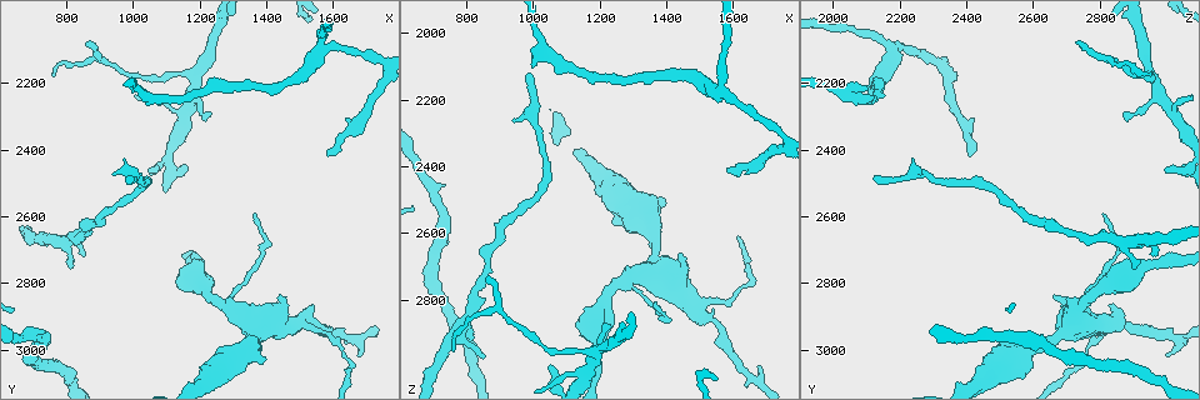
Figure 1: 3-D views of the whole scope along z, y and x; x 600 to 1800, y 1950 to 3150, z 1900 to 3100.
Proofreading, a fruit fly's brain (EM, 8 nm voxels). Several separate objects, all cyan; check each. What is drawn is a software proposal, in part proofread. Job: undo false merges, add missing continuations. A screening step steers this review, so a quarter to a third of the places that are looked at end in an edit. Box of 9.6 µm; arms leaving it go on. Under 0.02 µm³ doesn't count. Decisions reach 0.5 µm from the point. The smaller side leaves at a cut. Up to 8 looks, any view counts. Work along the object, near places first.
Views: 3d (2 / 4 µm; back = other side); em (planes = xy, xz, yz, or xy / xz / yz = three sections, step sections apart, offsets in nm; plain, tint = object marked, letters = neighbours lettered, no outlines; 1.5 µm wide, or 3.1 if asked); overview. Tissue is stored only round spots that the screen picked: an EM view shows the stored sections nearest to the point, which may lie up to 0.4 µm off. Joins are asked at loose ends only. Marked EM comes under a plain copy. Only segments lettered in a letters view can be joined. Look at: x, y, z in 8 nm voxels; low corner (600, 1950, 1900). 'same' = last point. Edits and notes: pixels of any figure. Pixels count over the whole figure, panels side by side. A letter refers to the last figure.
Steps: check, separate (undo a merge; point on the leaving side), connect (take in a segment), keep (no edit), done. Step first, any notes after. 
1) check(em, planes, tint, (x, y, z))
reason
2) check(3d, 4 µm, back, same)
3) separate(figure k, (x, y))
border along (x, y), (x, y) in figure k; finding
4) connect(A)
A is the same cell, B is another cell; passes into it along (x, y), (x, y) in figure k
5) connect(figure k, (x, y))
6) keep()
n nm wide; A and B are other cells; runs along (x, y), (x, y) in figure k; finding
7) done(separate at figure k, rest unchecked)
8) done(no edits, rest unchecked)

check(em, planes, letters, (1270, 2860, 2750))
narrows sharply

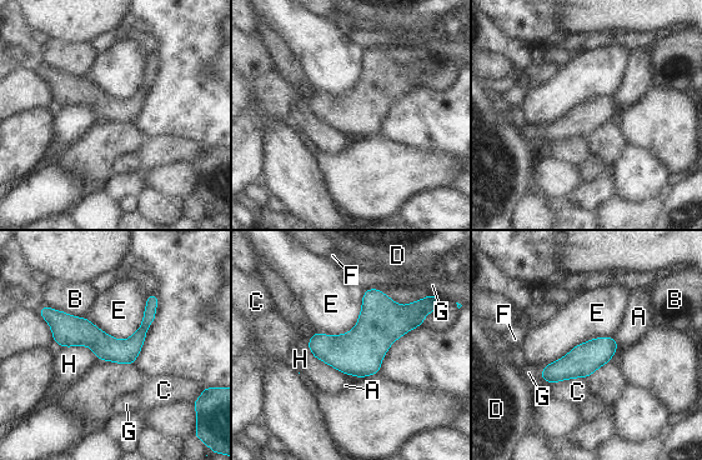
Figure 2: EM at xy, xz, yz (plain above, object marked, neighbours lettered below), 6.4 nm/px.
keep()
160 nm wide; A, B, C, D, E, F, G and H are other cells; border along (148, 295), (125, 339), (86, 318) in figure 2; continuous, no second cell

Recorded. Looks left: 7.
check(3d, 2 µm, (990, 2480, 2130))

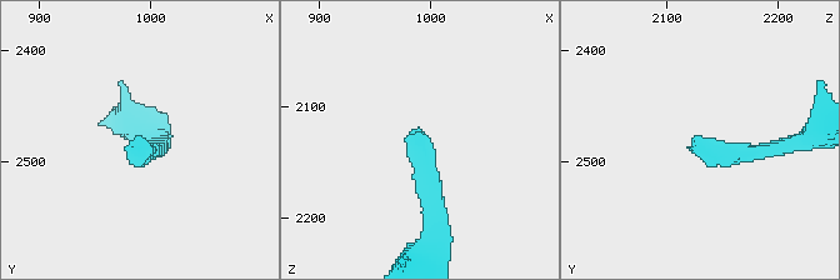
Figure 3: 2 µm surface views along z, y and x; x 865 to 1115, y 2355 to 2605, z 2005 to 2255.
check(em, planes, letters, (986, 2474, 2126))

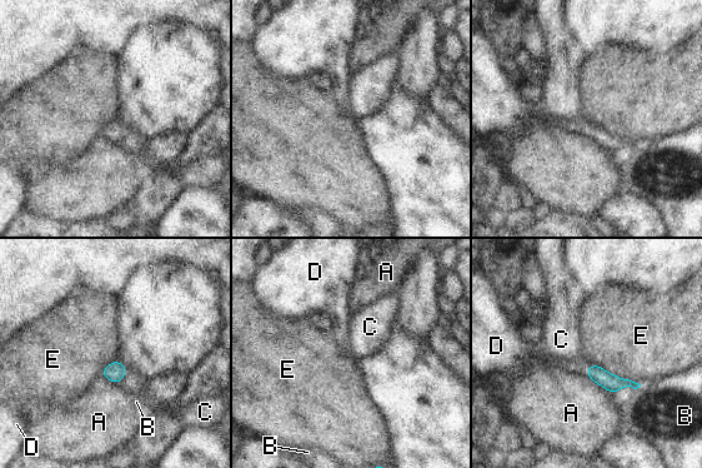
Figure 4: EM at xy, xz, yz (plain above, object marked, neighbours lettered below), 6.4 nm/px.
connect(D)
D is the same cell, A, B, C and E are other cells; passes into it along (612, 383), (588, 369), (577, 367) in figure 4; it goes on there

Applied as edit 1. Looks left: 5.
done(connect at figure 4, rest unchecked)

